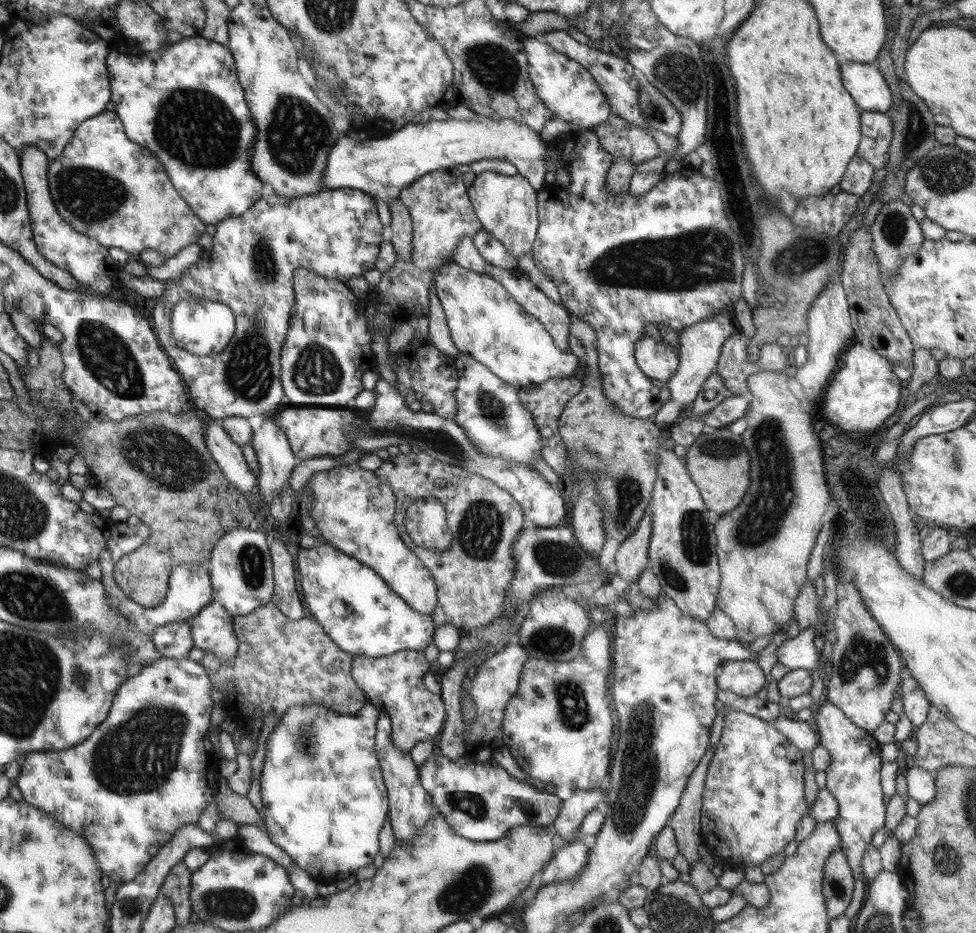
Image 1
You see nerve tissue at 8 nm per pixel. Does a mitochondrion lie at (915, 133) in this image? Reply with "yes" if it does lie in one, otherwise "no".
yes

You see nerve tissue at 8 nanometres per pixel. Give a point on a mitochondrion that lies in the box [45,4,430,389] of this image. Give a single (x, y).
(196, 128)

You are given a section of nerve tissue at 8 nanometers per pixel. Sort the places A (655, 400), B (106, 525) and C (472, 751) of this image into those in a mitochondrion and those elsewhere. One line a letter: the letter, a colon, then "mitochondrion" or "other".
A: other
B: other
C: other

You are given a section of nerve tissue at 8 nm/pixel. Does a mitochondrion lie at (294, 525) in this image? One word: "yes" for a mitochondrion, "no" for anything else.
no

